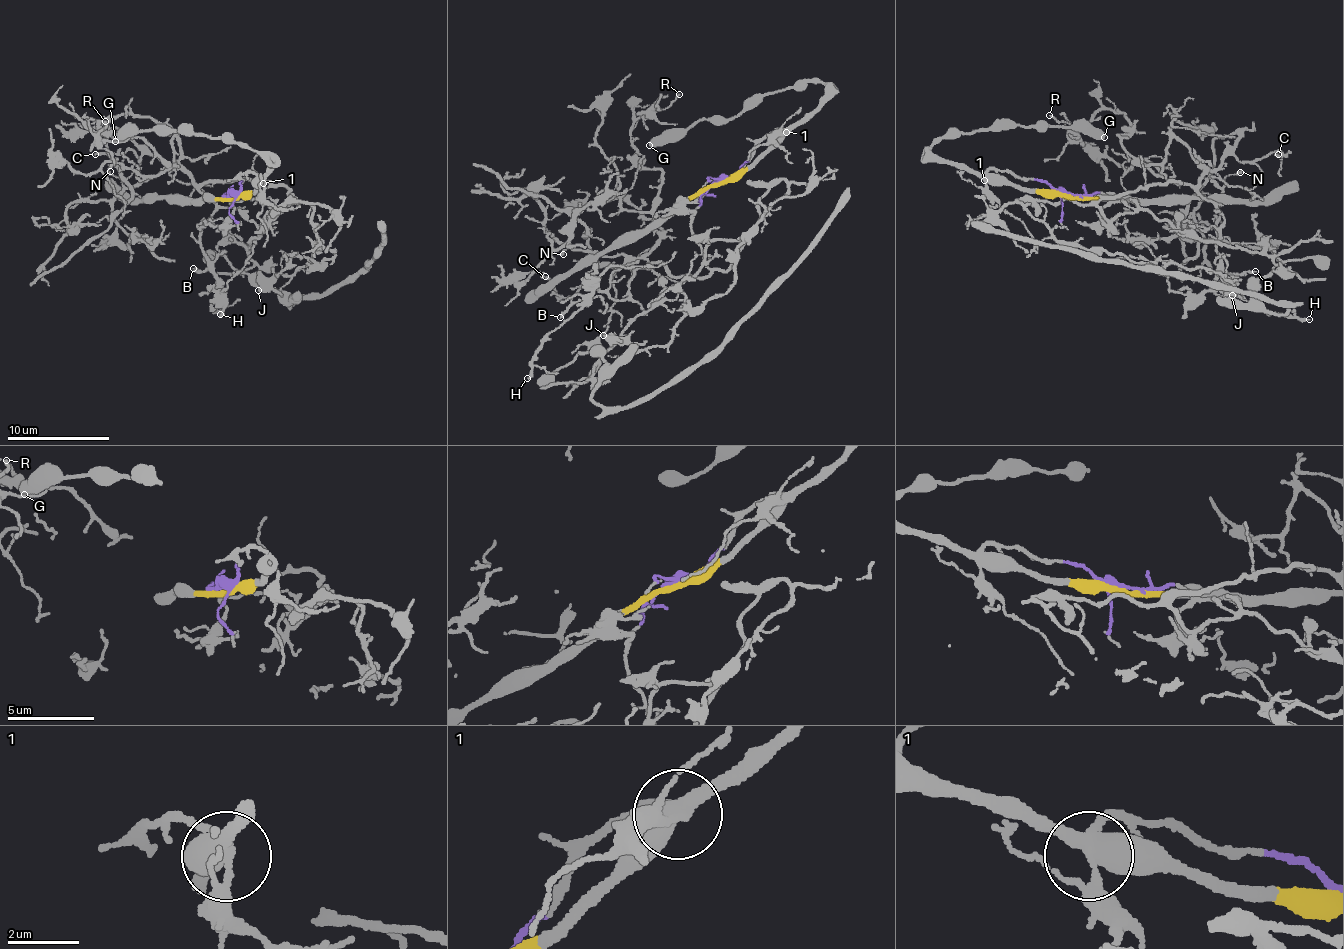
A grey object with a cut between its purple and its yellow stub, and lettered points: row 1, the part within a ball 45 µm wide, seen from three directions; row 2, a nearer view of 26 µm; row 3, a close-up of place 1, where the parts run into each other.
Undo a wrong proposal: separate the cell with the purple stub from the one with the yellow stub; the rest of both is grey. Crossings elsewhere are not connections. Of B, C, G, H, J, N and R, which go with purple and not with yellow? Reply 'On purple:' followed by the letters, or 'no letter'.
On purple: B, C, H, J, N, R

